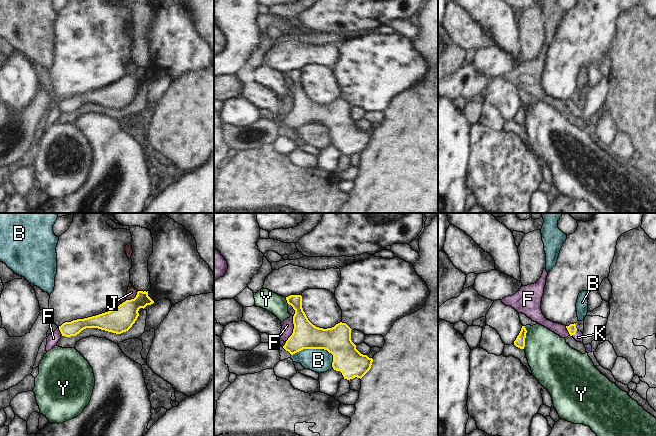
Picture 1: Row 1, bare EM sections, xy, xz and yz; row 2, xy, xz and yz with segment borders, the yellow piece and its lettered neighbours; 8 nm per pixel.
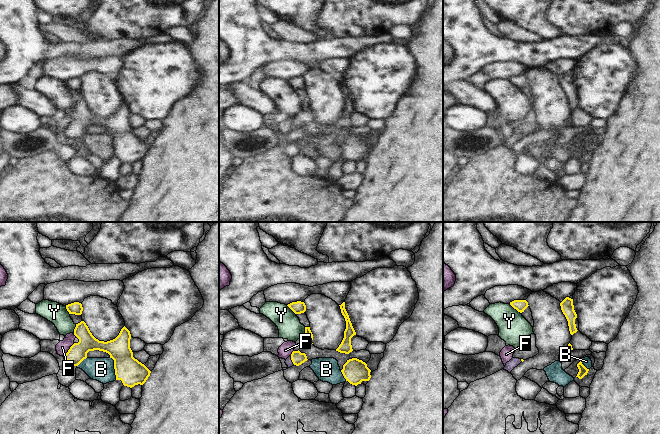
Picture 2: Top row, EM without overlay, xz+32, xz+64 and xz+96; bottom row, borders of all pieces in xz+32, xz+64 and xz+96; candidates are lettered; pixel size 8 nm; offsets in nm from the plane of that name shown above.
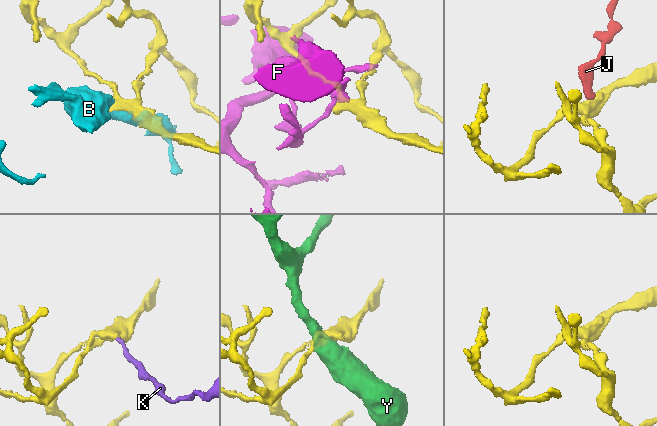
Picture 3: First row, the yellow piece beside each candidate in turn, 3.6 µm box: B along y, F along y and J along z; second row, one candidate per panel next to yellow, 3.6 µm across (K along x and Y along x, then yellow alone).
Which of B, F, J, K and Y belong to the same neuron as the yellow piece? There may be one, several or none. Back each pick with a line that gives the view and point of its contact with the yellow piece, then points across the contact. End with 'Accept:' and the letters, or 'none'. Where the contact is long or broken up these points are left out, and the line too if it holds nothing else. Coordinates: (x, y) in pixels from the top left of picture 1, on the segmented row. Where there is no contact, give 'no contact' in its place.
K: meets yellow in yz at (574, 334); runs through yz (572, 329), (574, 334), (578, 337)
Accept: K

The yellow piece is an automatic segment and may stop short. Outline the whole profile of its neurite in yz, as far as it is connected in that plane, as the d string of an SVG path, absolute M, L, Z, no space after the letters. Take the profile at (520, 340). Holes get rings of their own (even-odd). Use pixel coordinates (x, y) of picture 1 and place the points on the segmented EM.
M522 326L519 335L517 336L516 340L514 341L514 345L520 349L524 349L525 347L525 338L526 338L527 330L525 326Z

